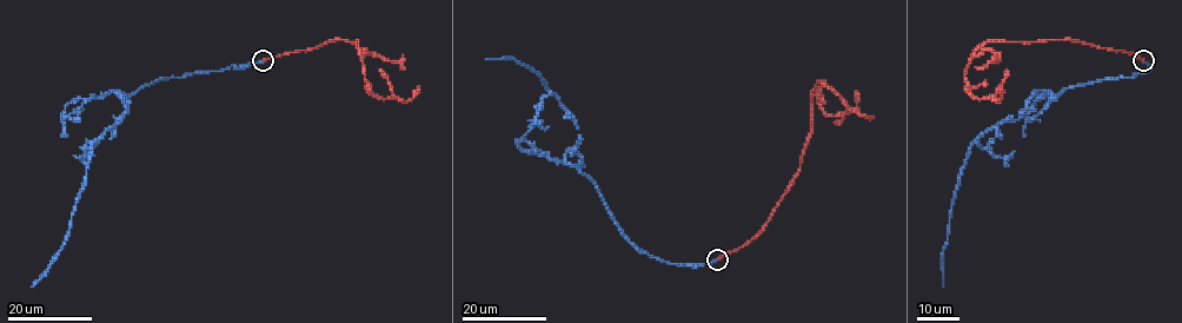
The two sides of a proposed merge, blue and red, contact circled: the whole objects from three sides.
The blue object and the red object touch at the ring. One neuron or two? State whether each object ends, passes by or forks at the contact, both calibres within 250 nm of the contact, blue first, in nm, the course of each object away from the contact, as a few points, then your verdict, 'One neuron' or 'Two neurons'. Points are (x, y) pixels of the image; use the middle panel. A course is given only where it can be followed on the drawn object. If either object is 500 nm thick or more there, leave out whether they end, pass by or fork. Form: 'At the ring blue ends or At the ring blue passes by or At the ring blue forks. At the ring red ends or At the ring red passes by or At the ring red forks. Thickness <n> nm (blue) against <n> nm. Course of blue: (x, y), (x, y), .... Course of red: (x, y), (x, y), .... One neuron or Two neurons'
At the ring blue ends. At the ring red ends. Thickness 200 nm (blue) against 320 nm. Course of blue: (717, 259), (676, 264), (641, 251), (593, 183), (568, 163), (580, 138), (560, 100), (528, 66), (486, 59). Course of red: (717, 259), (752, 238), (790, 185), (810, 133), (811, 94), (818, 81), (836, 92), (847, 110), (834, 122). Two neurons

